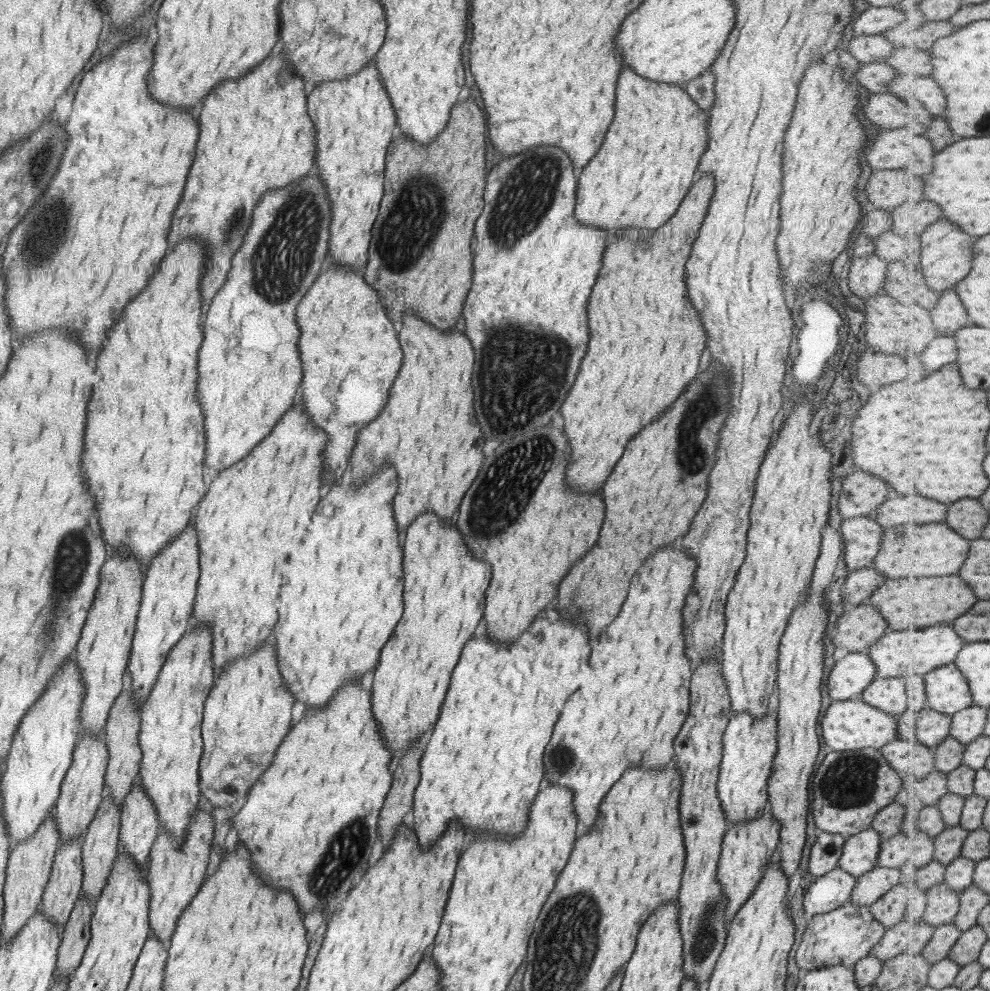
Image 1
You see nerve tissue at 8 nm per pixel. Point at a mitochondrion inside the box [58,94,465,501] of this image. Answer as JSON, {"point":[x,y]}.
{"point":[282,259]}

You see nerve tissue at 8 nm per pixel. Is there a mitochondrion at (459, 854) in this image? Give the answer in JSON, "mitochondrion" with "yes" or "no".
{"mitochondrion":"no"}

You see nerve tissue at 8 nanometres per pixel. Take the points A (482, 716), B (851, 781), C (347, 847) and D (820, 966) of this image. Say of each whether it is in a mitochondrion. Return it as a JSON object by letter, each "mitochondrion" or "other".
{"A":"other","B":"mitochondrion","C":"mitochondrion","D":"other"}

